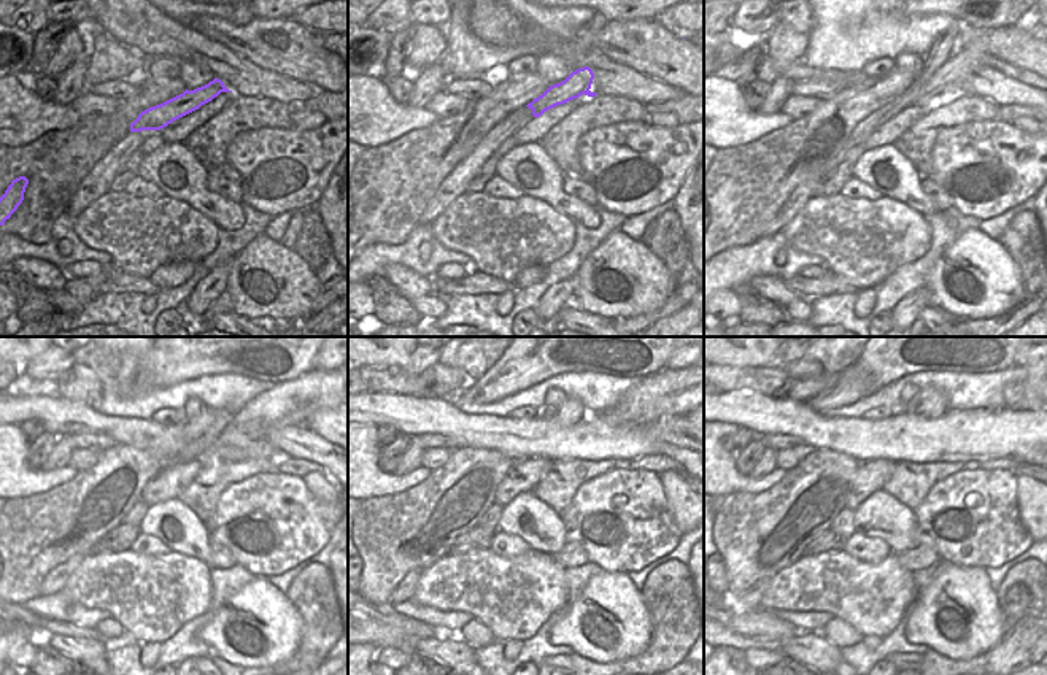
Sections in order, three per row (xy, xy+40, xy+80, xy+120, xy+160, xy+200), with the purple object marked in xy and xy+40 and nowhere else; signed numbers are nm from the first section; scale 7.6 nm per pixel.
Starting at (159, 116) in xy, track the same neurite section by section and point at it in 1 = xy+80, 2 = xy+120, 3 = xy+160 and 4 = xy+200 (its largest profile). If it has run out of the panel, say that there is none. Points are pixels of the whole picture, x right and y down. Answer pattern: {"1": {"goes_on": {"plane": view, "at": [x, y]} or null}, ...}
{"1": {"goes_on": {"plane": "xy+80", "at": [949, 81]}}, "2": {"goes_on": {"plane": "xy+120", "at": [251, 423]}}, "3": {"goes_on": {"plane": "xy+160", "at": [631, 410]}}, "4": {"goes_on": {"plane": "xy+200", "at": [1025, 399]}}}

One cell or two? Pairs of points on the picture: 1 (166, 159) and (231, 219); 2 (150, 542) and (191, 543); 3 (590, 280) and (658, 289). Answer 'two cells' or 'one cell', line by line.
1: one cell
2: two cells
3: one cell

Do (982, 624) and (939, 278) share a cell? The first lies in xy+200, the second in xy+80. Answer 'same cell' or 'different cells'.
same cell

